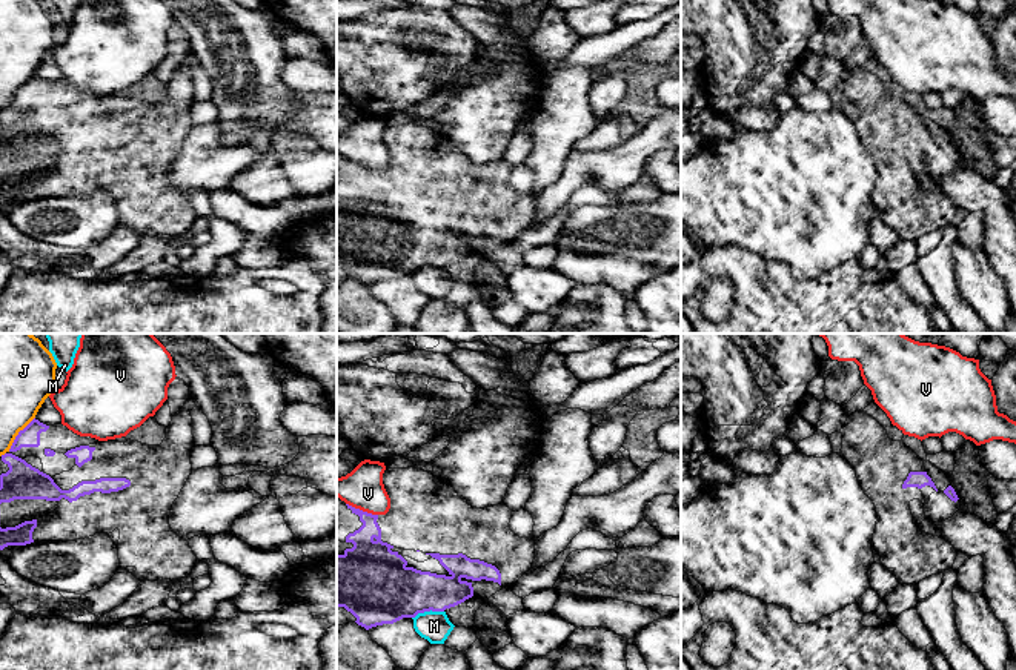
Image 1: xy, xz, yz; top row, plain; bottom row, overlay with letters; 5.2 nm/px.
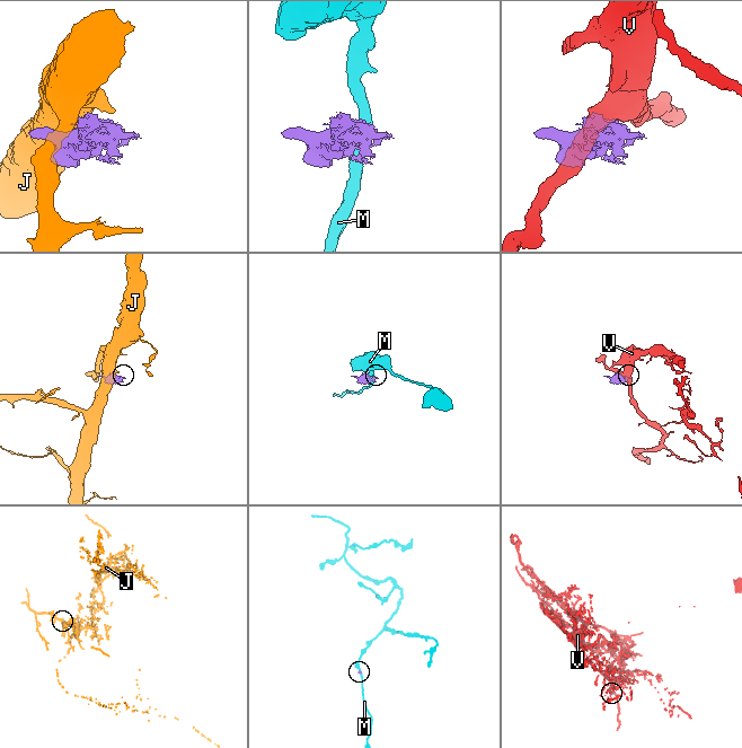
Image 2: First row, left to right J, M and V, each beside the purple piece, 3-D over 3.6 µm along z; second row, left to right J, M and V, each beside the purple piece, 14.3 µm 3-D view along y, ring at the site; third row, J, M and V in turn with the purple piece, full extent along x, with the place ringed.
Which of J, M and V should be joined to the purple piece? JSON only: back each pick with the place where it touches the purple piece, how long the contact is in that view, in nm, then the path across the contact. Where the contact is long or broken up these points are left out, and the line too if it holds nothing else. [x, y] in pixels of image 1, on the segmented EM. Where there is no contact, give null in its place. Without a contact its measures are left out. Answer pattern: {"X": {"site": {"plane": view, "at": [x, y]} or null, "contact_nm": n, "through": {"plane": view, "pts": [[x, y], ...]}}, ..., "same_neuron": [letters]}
{"same_neuron": []}

